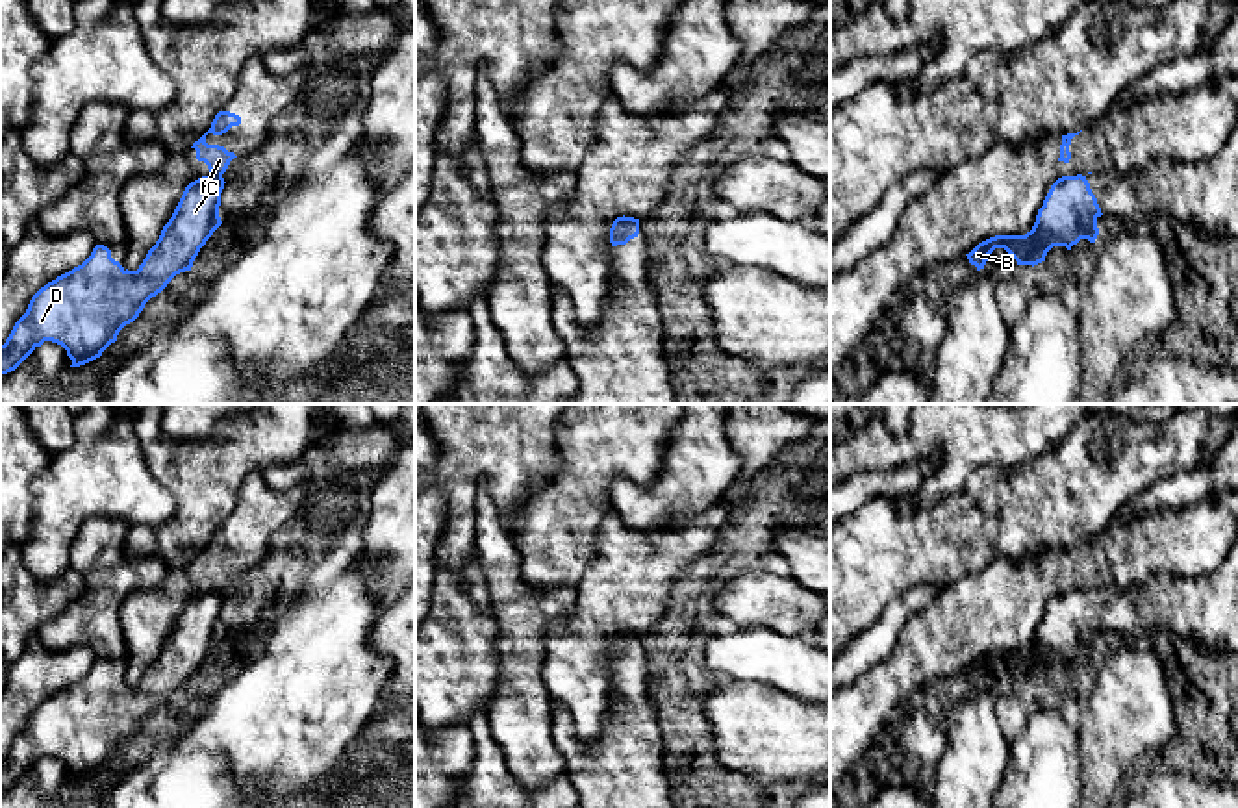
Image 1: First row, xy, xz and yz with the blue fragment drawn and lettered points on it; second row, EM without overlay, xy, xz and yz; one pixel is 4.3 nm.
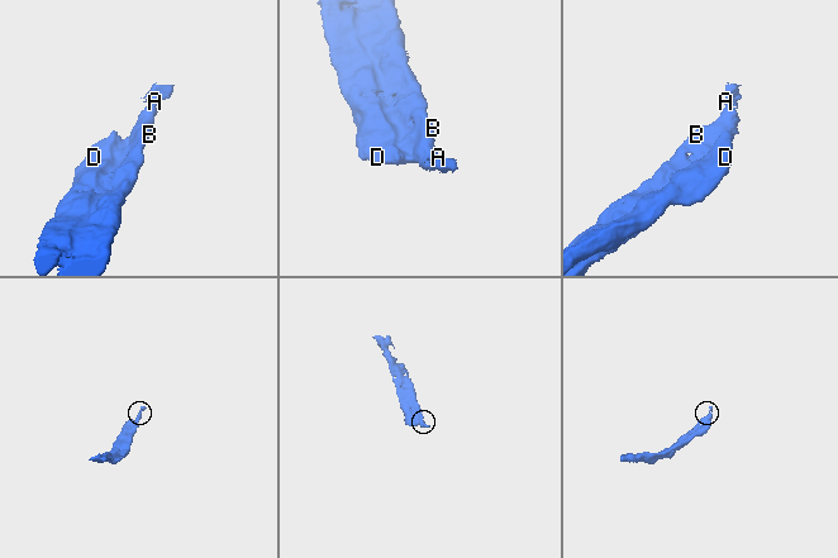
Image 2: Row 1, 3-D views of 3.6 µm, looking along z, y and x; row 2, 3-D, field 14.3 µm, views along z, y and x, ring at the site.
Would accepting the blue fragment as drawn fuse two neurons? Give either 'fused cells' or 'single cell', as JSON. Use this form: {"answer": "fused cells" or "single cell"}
{"answer": "fused cells"}

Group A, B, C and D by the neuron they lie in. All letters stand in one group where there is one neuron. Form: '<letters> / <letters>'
A / B C D

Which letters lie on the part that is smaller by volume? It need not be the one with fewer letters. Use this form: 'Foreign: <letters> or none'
Foreign: A

